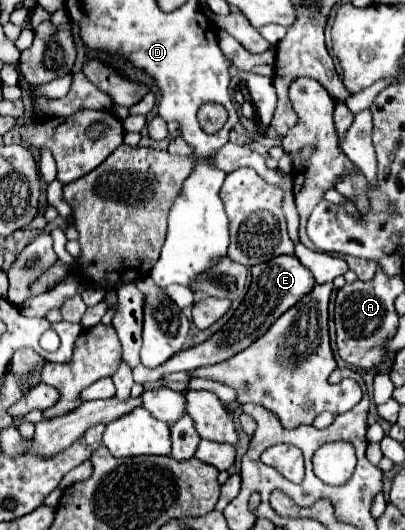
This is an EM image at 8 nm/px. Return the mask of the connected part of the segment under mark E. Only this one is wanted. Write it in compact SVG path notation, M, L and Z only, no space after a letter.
M280 255L276 259L270 259L268 263L254 265L252 267L252 285L250 285L244 301L238 305L238 309L234 311L230 321L220 331L216 331L204 343L180 351L180 355L174 355L172 359L168 359L168 363L164 363L164 367L146 369L144 365L138 365L134 369L134 381L140 383L140 385L148 385L148 383L160 381L164 375L174 373L174 371L194 371L198 367L216 365L216 363L230 359L232 355L250 347L258 337L262 337L268 331L268 327L282 313L286 313L294 303L298 303L298 299L302 299L312 289L312 285L314 285L312 273L296 257Z

